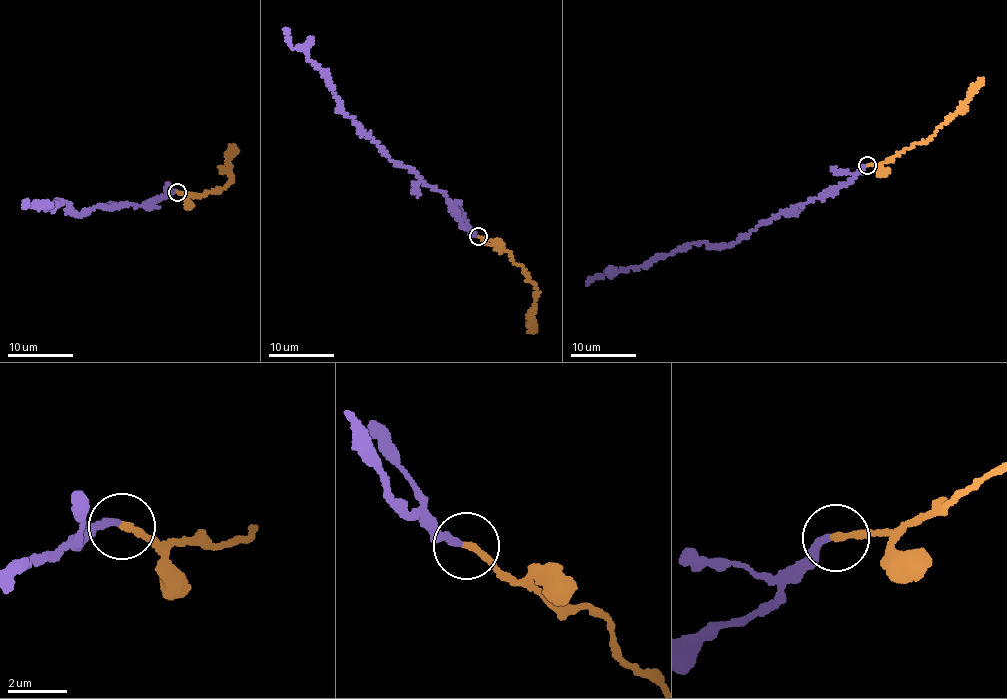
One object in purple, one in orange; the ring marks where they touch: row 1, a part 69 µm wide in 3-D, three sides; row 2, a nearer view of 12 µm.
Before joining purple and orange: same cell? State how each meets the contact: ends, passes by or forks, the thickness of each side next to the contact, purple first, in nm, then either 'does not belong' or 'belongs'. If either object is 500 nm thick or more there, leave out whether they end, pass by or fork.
purple ends there; orange ends there; 240 nm thick on the purple side, 220 nm on the other; does not belong

